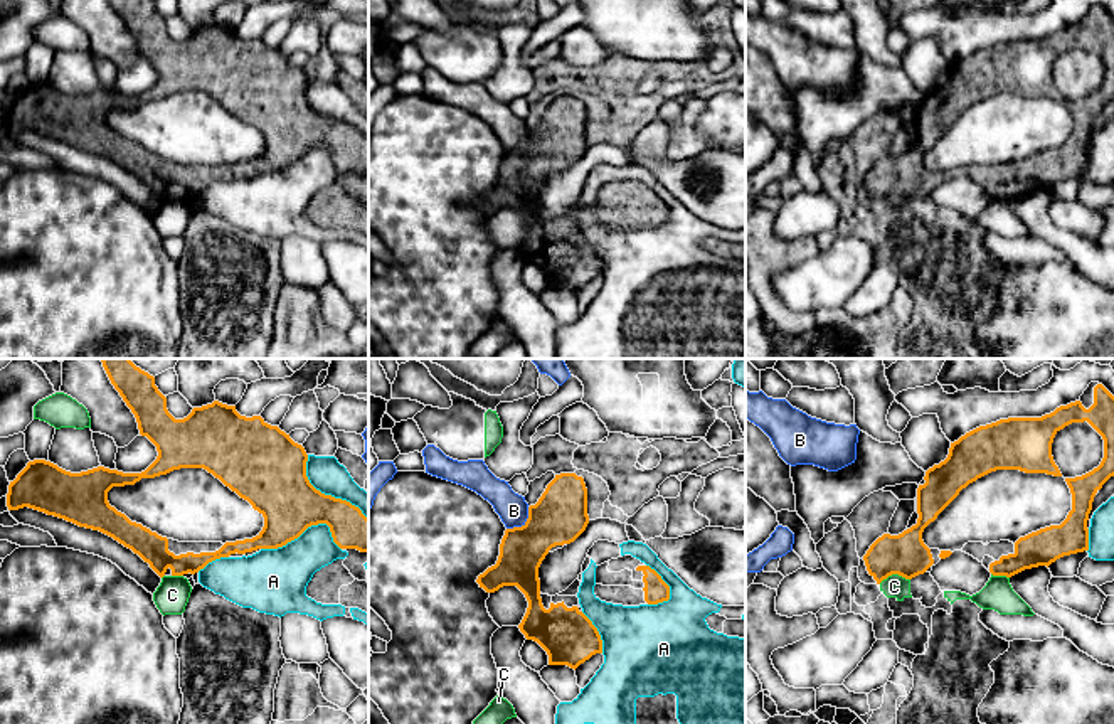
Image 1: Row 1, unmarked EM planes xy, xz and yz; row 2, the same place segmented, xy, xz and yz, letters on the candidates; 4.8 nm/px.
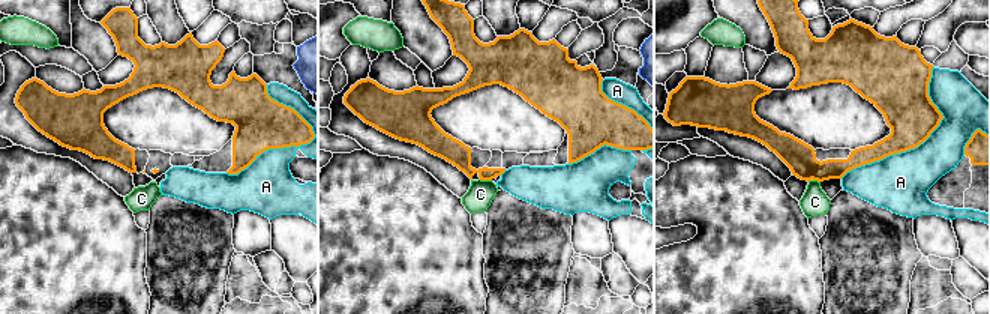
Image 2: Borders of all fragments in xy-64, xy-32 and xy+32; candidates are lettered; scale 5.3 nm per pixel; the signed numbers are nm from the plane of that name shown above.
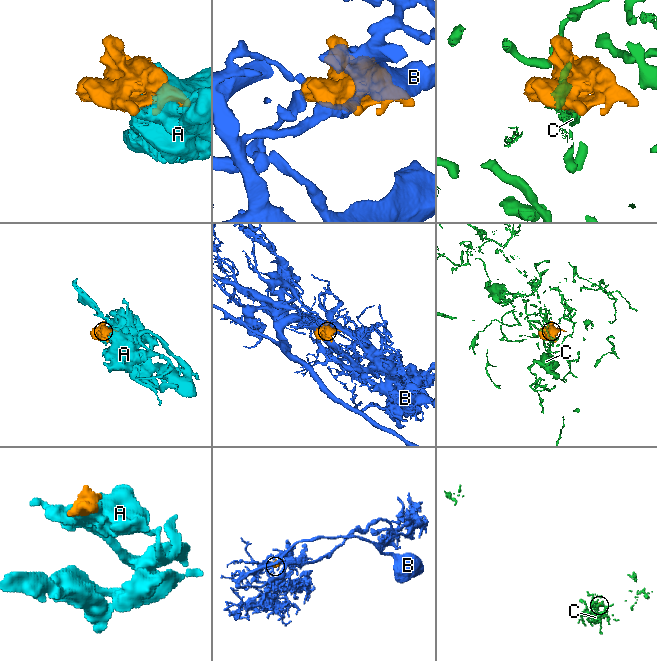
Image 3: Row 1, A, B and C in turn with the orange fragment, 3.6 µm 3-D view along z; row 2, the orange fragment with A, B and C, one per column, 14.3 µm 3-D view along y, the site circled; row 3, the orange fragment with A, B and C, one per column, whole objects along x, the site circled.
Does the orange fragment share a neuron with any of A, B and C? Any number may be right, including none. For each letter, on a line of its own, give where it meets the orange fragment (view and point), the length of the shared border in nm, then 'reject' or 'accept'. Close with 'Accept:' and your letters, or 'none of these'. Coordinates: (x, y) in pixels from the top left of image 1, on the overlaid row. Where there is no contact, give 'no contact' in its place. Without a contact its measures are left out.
A: meets orange in xy at (305, 529); contact 380 nm long; reject
B: meets orange in xz at (522, 526); contact 160 nm long; reject
C: meets orange in yz at (894, 573); contact 150 nm long; reject
Accept: none of these

